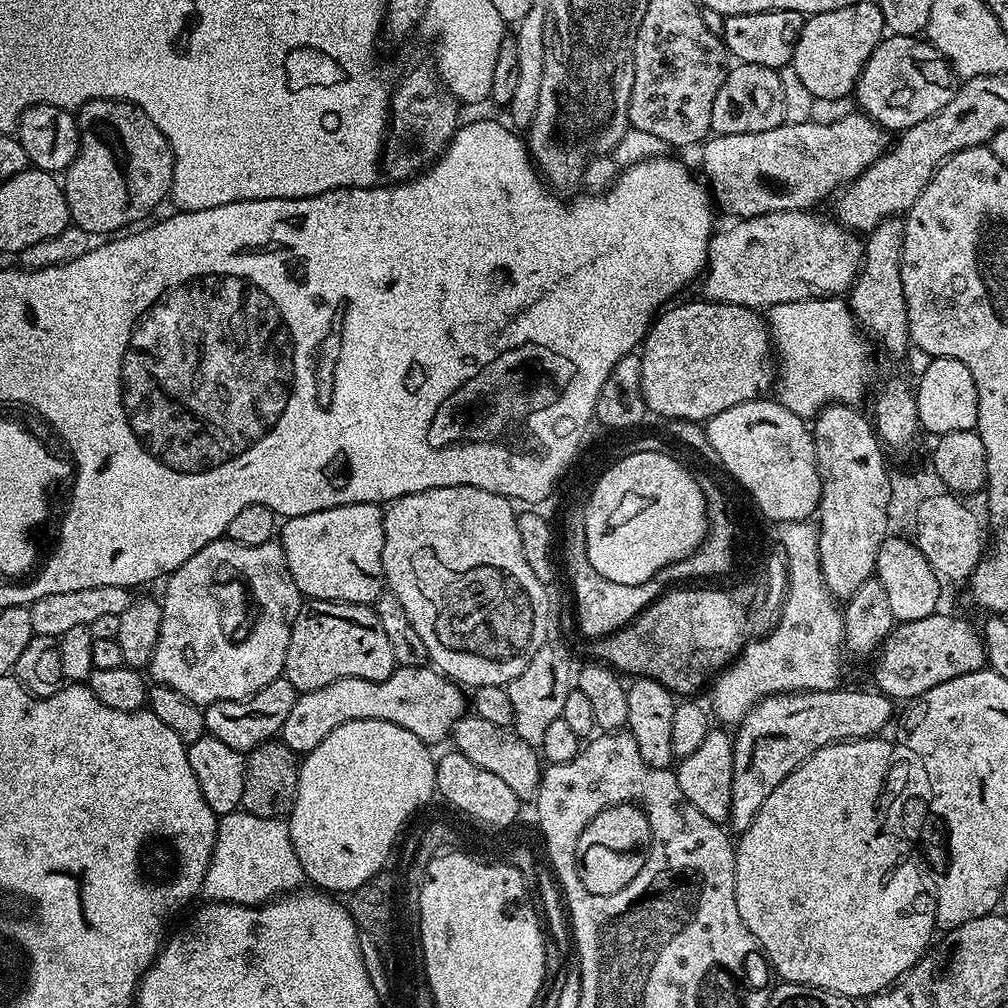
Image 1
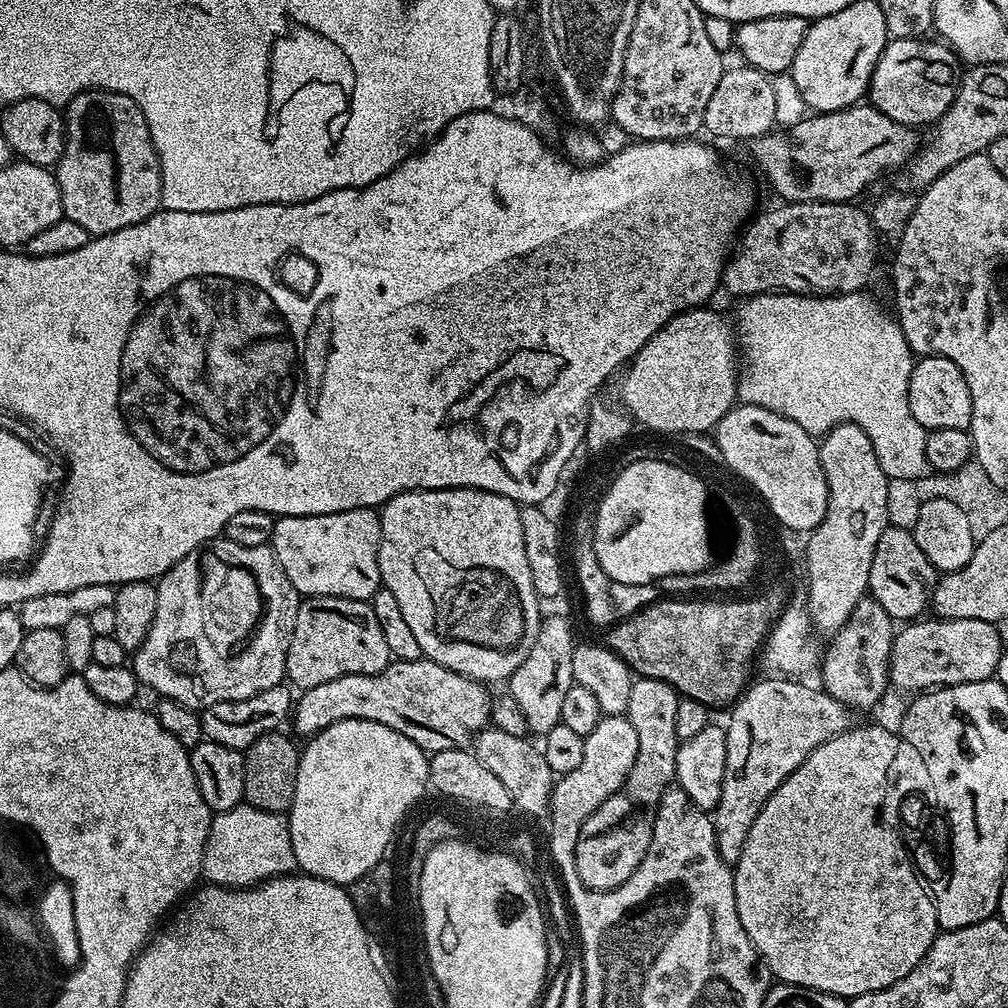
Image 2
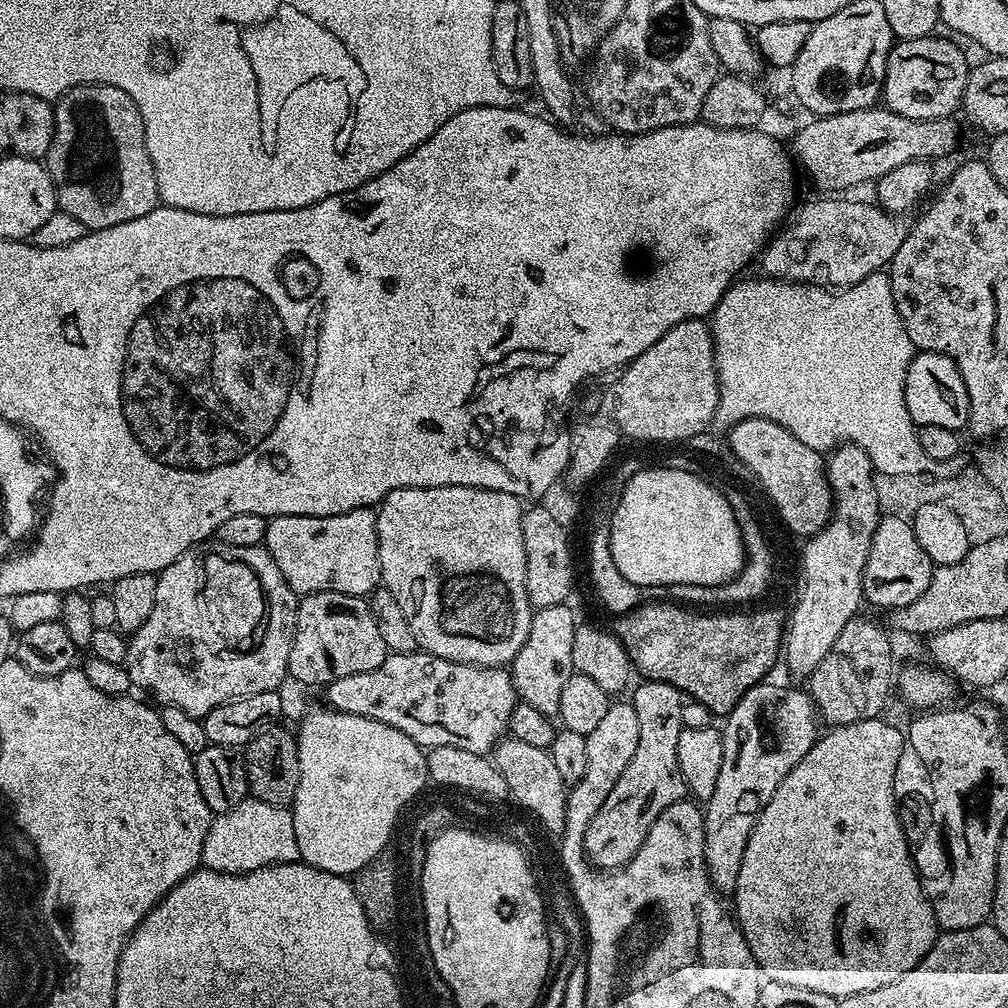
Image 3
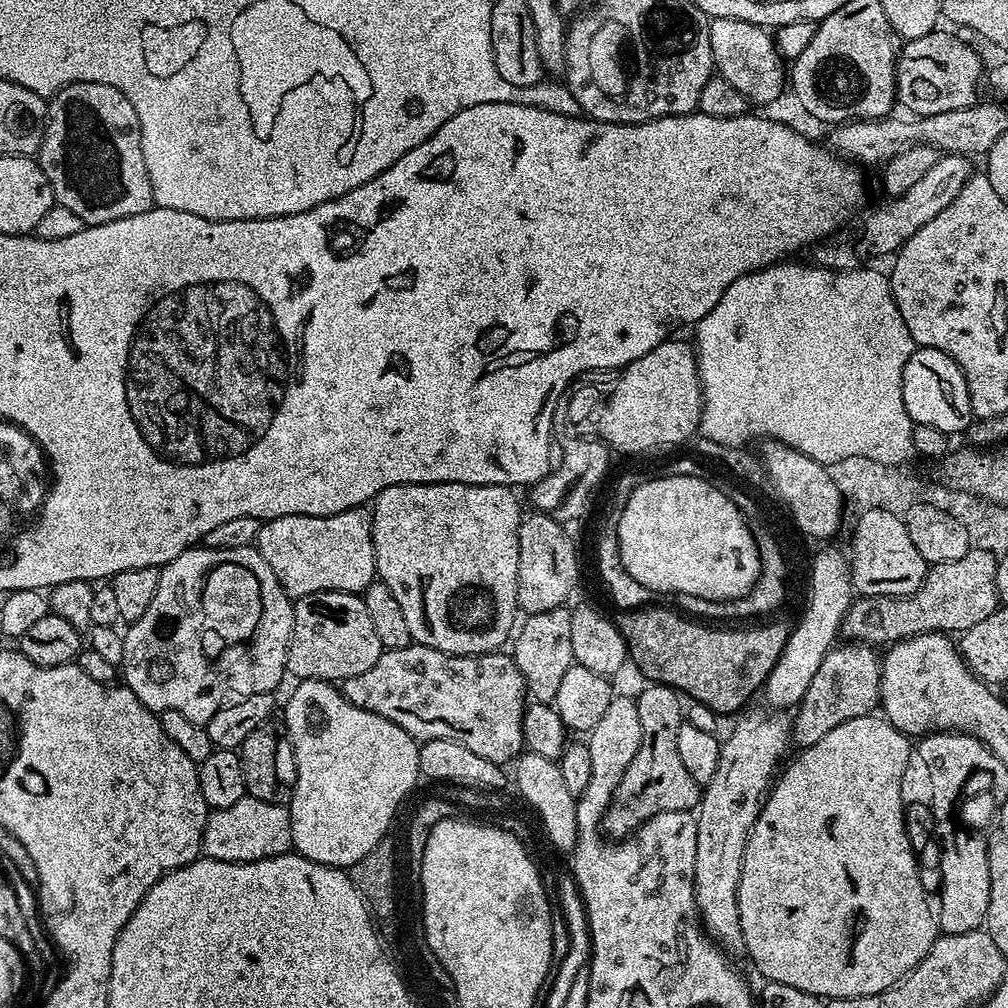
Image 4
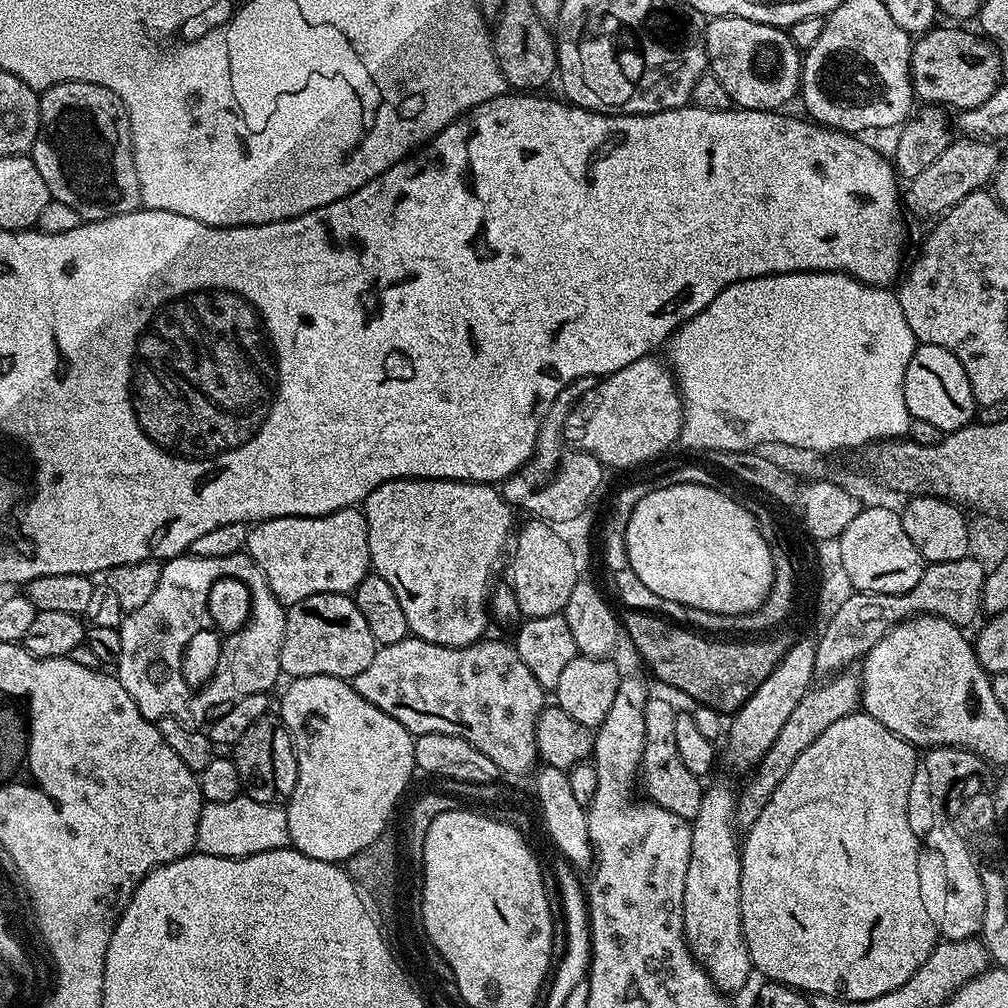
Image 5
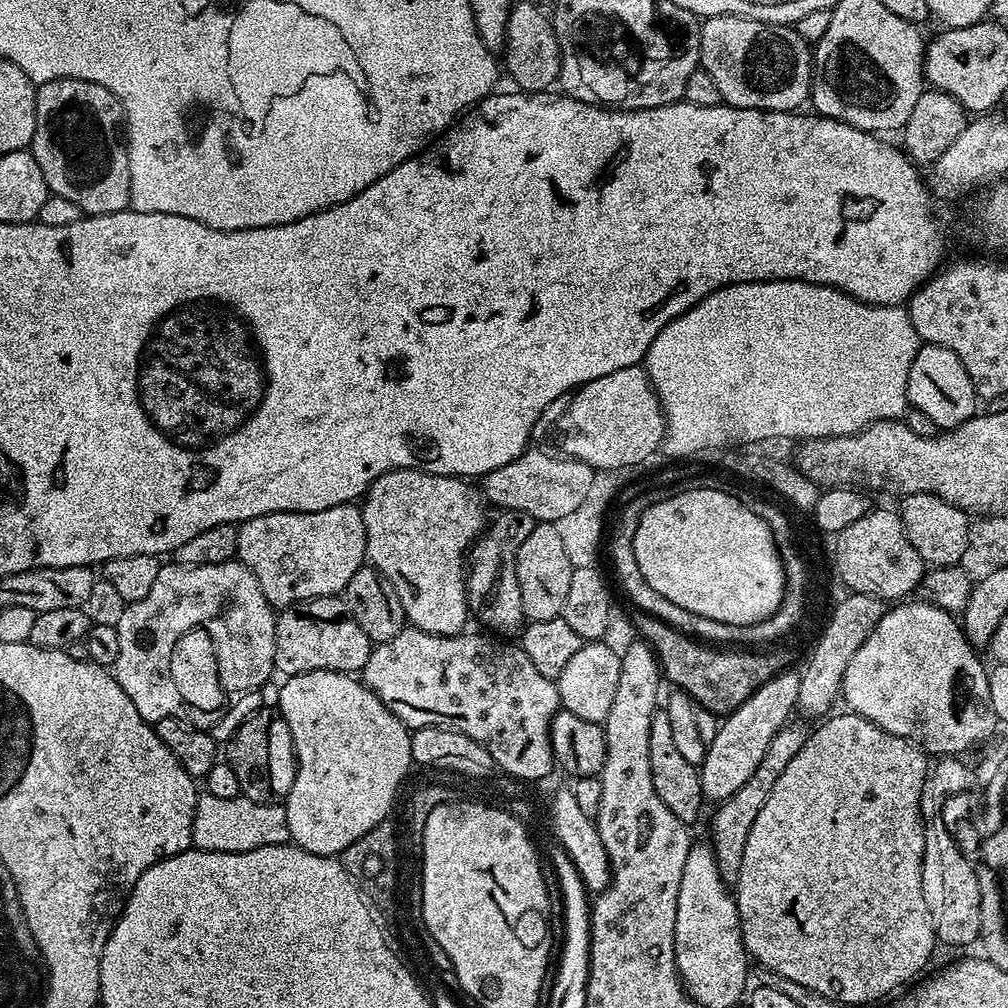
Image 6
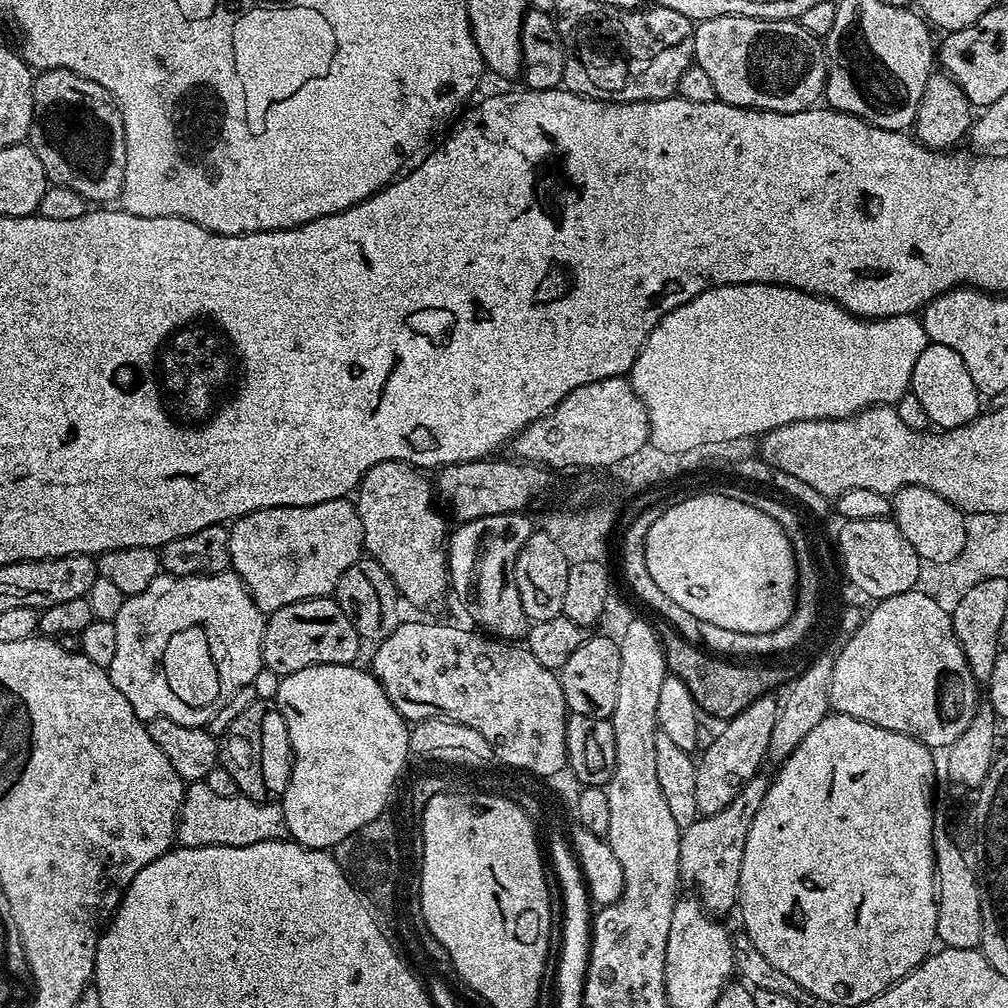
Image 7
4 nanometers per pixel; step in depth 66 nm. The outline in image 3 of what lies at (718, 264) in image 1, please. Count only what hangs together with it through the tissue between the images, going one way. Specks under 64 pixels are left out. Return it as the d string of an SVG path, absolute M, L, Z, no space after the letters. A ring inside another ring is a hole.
M820 199L824 200L812 200L802 208L797 207L791 219L768 241L758 257L758 265L760 264L761 270L764 271L761 273L765 277L823 284L839 290L862 282L870 274L887 269L891 265L894 254L898 254L898 246L906 242L910 227L909 221L904 221L907 219L903 215L886 212L875 202L867 204L864 200Z

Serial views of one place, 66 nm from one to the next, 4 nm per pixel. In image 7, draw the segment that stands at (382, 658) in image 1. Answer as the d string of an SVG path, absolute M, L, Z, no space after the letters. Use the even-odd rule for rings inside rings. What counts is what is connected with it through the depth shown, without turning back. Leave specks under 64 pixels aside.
M332 598L299 600L274 610L264 621L263 667L279 677L319 664L356 664L360 647L358 630Z

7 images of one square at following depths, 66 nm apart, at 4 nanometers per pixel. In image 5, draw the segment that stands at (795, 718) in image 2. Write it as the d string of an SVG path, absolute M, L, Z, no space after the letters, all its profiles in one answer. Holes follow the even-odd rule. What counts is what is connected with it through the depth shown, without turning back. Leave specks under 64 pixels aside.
M716 784L713 788L710 786L704 788L704 797L702 798L702 806L698 806L698 814L690 821L692 826L692 837L690 838L690 866L686 866L686 890L682 894L682 914L684 915L684 940L688 943L688 949L692 951L692 957L700 963L704 971L708 973L708 977L712 979L719 991L725 994L733 994L748 980L748 975L753 975L754 969L752 959L748 953L746 946L746 938L742 930L742 898L740 897L740 853L742 851L741 841L736 840L738 829L734 823L736 815L736 798L737 793L731 792L724 784Z

